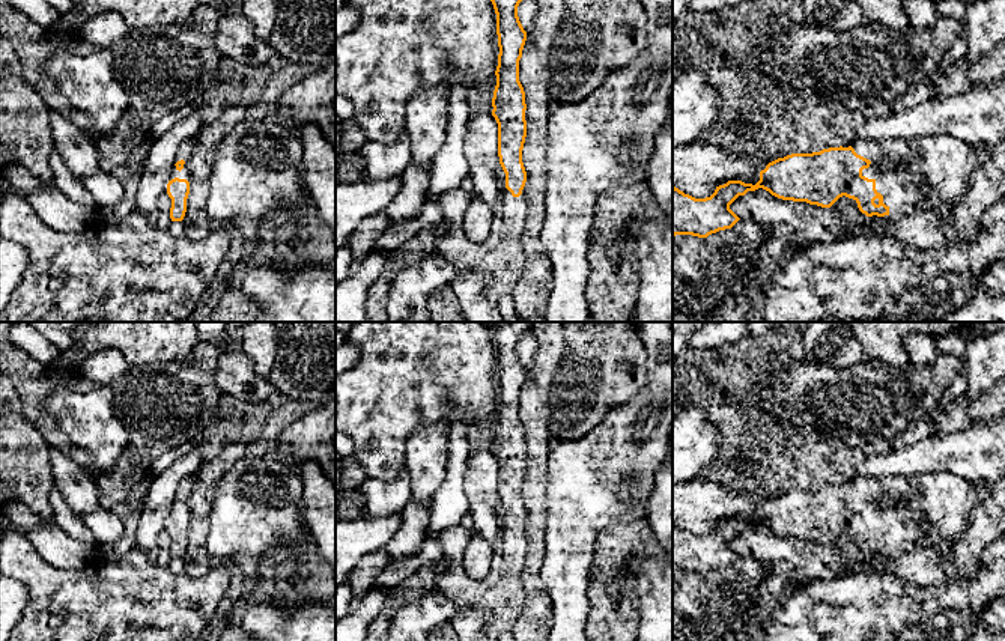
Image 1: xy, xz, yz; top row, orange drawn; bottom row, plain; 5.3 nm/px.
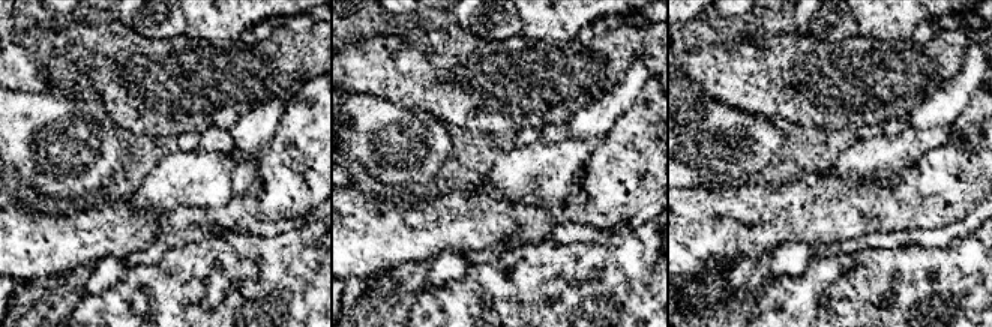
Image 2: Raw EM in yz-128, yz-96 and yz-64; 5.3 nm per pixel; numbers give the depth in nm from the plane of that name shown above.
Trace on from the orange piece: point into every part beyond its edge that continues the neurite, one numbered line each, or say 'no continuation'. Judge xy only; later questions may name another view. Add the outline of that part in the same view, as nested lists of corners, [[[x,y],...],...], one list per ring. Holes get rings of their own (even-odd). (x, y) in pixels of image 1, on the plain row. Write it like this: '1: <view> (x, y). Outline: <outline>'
1: xy (184, 489). Outline: [[[194,474],[182,478],[181,483],[178,485],[178,489],[175,494],[175,501],[181,497],[184,497],[185,501],[181,509],[176,506],[176,503],[173,503],[170,518],[175,515],[179,515],[179,516],[187,516],[190,521],[193,519],[193,516],[188,510],[188,506],[187,506],[187,500],[191,495],[193,489],[194,489]]]

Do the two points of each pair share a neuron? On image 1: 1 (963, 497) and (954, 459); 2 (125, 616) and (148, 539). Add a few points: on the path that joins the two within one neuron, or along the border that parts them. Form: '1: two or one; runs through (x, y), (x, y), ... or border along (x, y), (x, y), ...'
1: two; border along (923, 474), (953, 471), (972, 483)
2: two; border along (136, 546), (154, 551)

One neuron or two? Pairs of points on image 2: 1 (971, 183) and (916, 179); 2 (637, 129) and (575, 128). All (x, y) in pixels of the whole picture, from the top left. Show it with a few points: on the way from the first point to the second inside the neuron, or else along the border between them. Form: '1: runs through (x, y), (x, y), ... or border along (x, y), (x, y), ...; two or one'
1: runs through (958, 183), (929, 183); one
2: border along (632, 101), (608, 134); two

